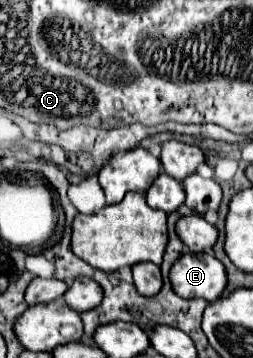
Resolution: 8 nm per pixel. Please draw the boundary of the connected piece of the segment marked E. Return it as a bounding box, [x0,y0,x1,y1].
[171,254,227,302]

